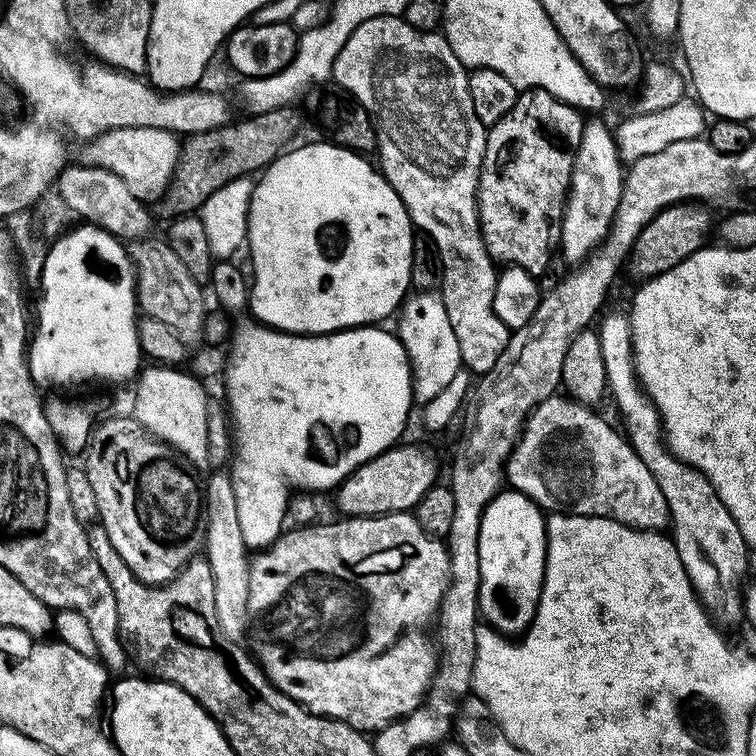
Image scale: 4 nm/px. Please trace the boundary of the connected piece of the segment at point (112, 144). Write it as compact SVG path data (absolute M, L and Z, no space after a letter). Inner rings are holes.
M111 128L89 139L84 146L83 163L110 170L122 178L134 198L145 202L159 201L164 195L182 151L177 133L167 132L164 128Z

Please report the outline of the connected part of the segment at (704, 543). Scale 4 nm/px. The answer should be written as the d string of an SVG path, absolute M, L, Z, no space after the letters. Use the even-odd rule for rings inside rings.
M612 312L598 327L600 338L600 350L602 362L604 363L604 374L608 379L606 392L616 403L620 411L620 420L624 423L623 435L632 445L638 458L642 460L658 482L662 495L666 498L669 507L668 519L670 521L670 539L676 545L678 558L690 578L690 582L696 588L696 595L702 598L702 603L713 621L724 624L736 624L745 619L744 601L742 599L742 585L740 586L740 575L748 568L748 555L750 549L747 542L742 538L742 530L738 530L738 522L730 518L730 510L718 498L714 486L694 466L682 462L679 458L668 451L662 435L662 425L659 413L648 399L643 388L640 387L636 378L636 366L632 355L632 326L627 315L620 312Z

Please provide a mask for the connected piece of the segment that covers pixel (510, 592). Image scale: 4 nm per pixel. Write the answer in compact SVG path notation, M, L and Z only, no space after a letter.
M515 490L499 491L485 507L478 526L480 585L477 602L479 615L509 638L527 632L534 622L542 594L547 549L545 513L526 494Z

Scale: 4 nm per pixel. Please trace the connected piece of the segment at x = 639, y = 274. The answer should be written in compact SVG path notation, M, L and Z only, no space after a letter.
M681 202L664 208L639 232L632 244L626 261L626 272L638 282L652 280L655 276L674 270L686 258L690 258L699 248L709 243L708 235L713 235L714 220L707 207L699 202Z

